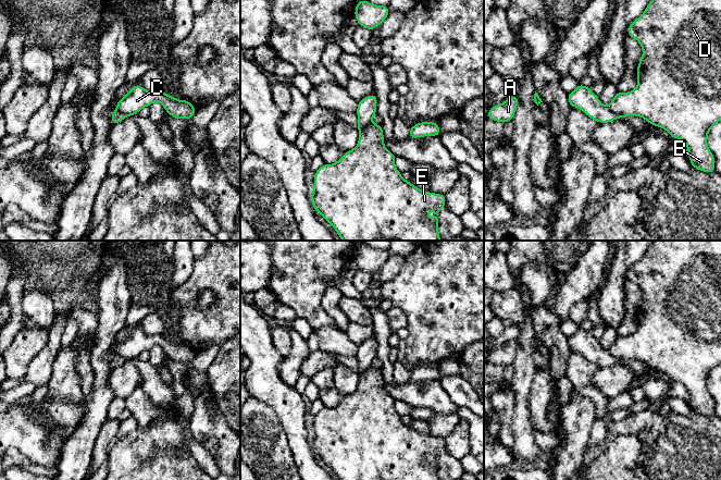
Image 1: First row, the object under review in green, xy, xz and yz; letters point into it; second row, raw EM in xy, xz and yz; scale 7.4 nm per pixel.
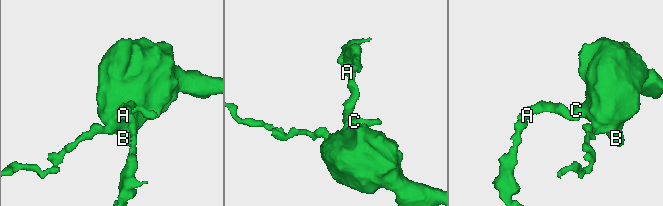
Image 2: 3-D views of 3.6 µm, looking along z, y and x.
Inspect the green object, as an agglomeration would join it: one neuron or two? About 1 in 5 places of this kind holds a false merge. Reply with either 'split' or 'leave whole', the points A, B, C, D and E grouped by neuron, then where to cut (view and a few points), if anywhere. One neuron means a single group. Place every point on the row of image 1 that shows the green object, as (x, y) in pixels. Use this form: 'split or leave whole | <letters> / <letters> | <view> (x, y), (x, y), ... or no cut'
split | A / B C D E | yz (607, 107), (620, 117)

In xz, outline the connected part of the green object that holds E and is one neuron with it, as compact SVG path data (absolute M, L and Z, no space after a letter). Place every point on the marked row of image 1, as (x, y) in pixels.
M373 122L360 132L358 145L333 164L314 172L311 193L313 208L328 222L343 241L440 241L439 211L446 207L445 195L425 192L406 181L395 167L396 156L384 145L382 125Z

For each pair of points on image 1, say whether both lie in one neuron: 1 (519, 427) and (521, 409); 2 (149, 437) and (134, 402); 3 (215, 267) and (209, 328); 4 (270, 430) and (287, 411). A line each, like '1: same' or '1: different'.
1: same
2: different
3: same
4: different

